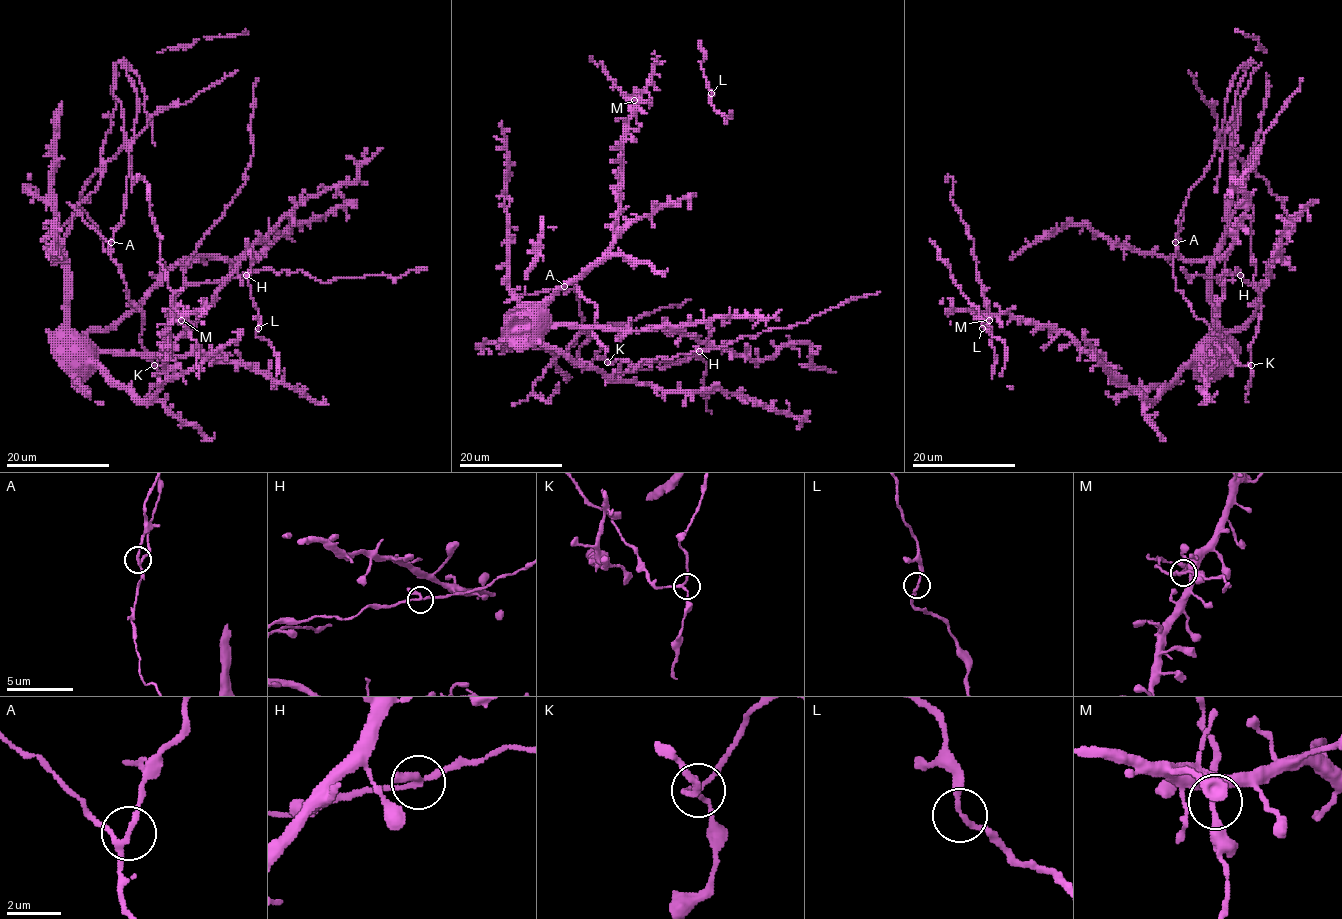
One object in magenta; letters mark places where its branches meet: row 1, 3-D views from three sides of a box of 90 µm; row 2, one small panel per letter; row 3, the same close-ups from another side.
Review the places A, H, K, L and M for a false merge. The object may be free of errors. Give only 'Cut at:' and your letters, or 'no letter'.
Cut at: A

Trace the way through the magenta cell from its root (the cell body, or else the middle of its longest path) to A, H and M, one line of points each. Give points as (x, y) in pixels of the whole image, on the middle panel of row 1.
A: (529, 313), (511, 323), (519, 322), (515, 333), (533, 348), (561, 355), (585, 331), (579, 295), (564, 286)
H: (529, 313), (515, 333), (561, 355), (585, 331), (579, 295), (563, 287), (579, 286), (621, 373), (699, 351)
M: (529, 313), (579, 279), (606, 252), (619, 233), (621, 144), (624, 127), (637, 102), (634, 100)

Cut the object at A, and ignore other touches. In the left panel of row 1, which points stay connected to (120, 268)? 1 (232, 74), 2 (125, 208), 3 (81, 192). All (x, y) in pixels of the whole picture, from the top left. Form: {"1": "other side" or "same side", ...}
{"1": "other side", "2": "other side", "3": "other side"}

